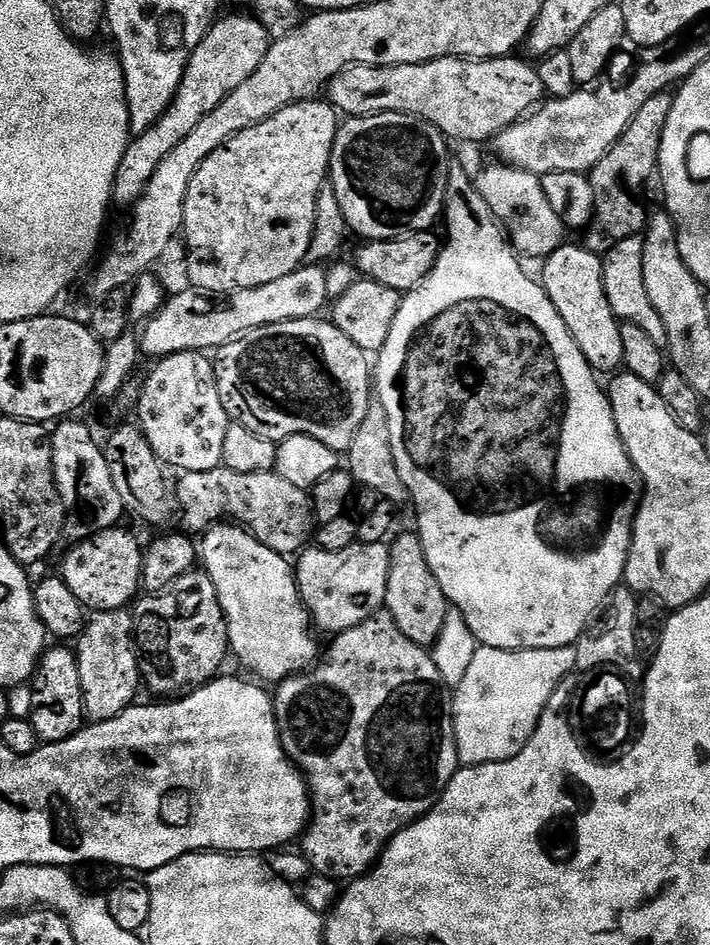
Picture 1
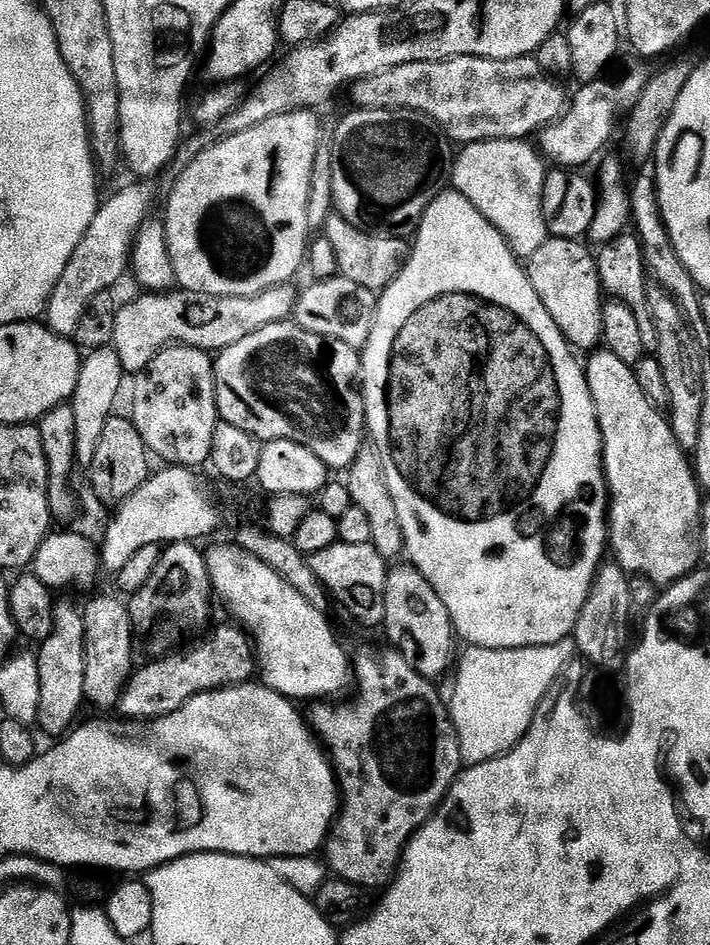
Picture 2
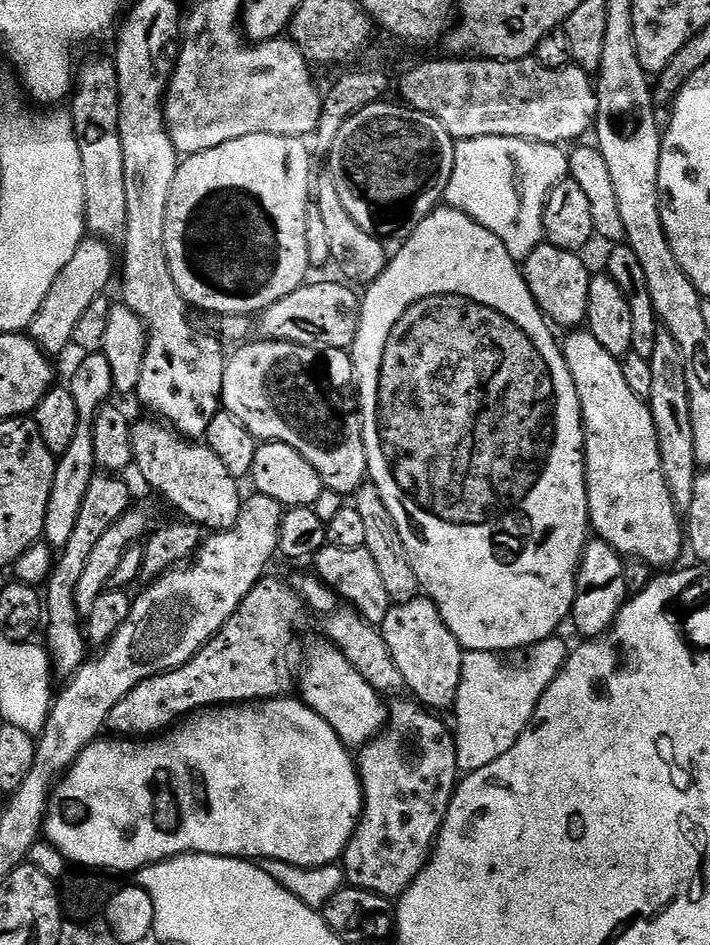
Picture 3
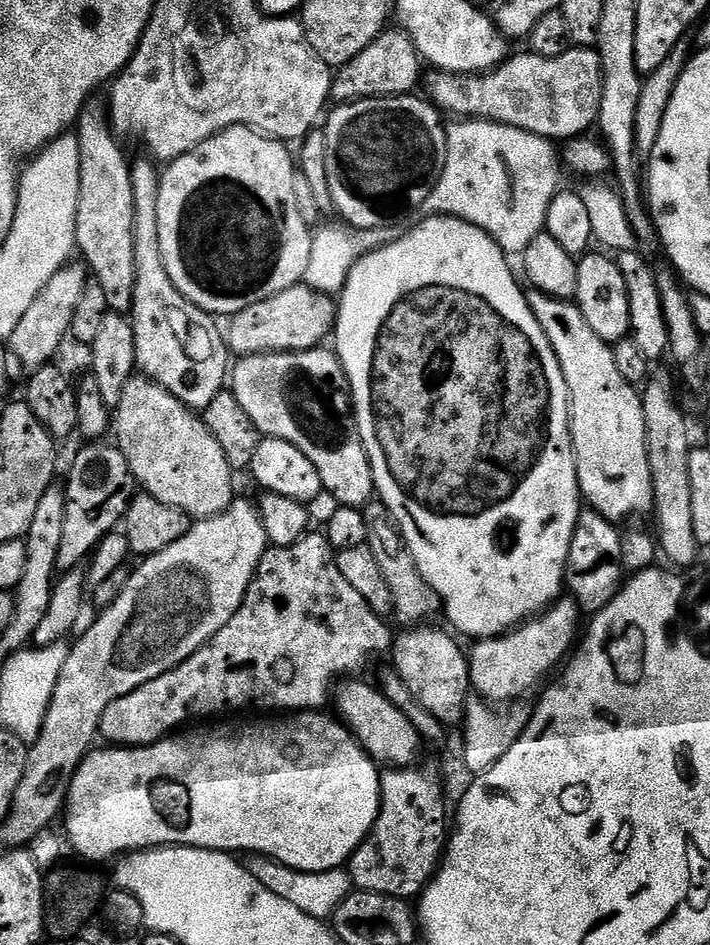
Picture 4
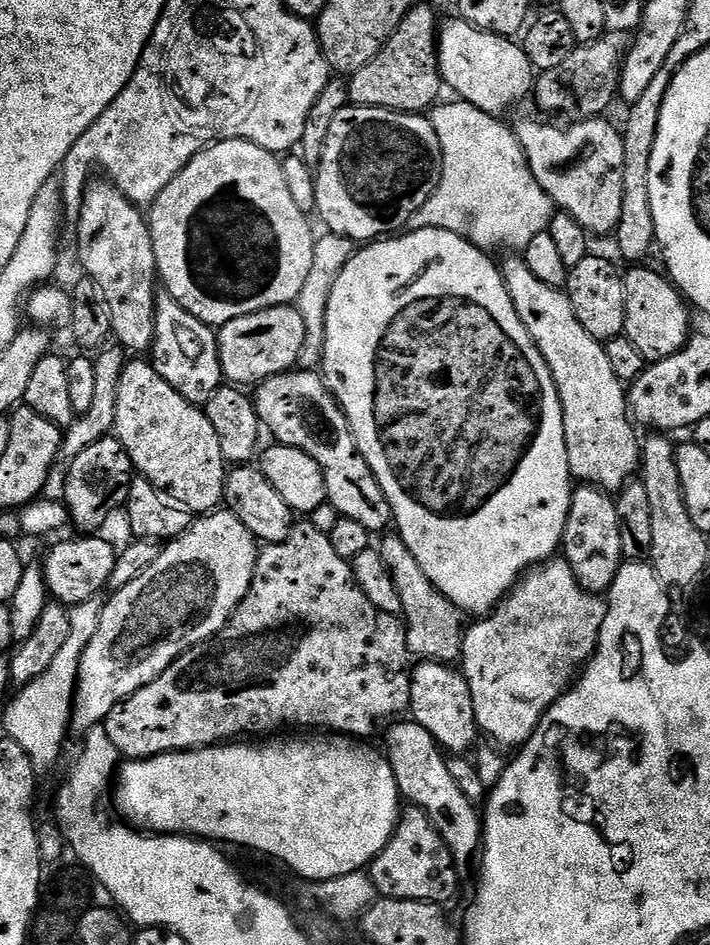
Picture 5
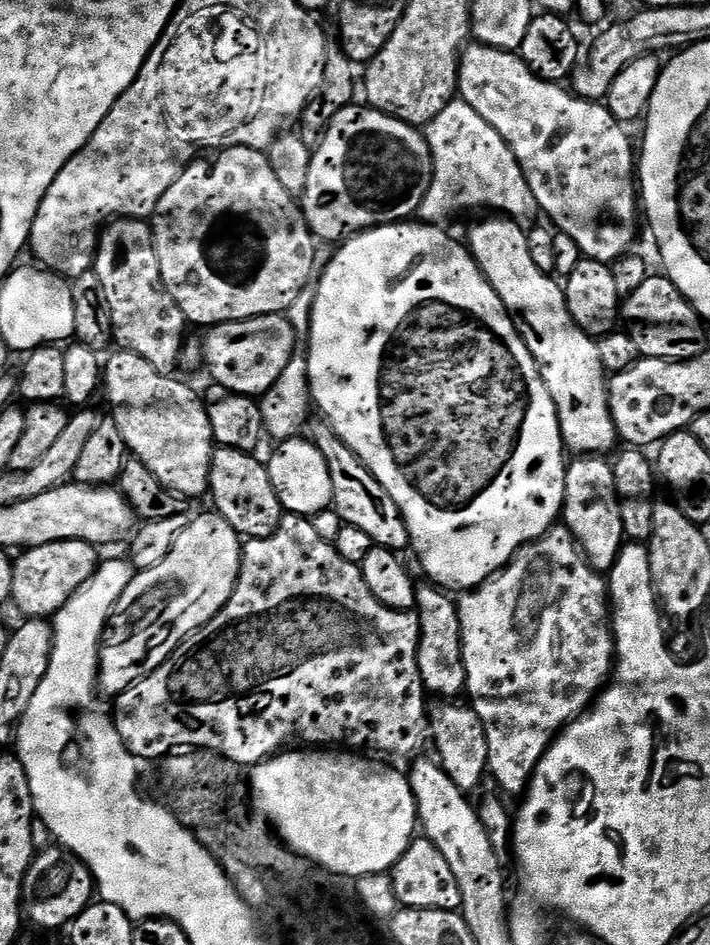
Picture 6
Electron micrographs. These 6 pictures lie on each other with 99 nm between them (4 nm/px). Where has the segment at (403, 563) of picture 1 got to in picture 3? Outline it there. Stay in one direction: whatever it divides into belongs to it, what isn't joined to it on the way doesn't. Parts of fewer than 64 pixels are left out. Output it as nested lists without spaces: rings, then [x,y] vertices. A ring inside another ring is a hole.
[[[417,594],[413,600],[393,603],[379,629],[386,638],[386,646],[390,646],[390,654],[394,654],[394,662],[398,662],[398,670],[402,670],[405,689],[429,710],[451,709],[462,682],[465,649],[461,648],[458,638],[450,634],[446,622],[442,622],[435,602]]]

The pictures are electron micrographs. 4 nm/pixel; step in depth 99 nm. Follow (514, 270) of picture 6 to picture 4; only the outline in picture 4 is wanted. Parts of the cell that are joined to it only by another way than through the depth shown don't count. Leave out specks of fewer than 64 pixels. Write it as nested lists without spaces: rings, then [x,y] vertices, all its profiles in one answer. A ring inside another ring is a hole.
[[[535,290],[527,293],[528,305],[530,310],[534,310],[534,318],[538,318],[538,322],[542,326],[542,330],[546,334],[546,338],[550,338],[550,346],[554,350],[554,354],[558,358],[558,362],[562,366],[562,374],[566,378],[566,386],[568,387],[568,409],[570,410],[570,434],[572,435],[572,453],[576,459],[576,473],[578,474],[578,486],[580,487],[580,495],[583,503],[589,509],[598,514],[602,514],[608,520],[613,522],[621,522],[620,520],[628,520],[631,516],[644,516],[652,512],[652,499],[654,498],[654,486],[650,478],[650,458],[646,454],[646,418],[644,417],[644,402],[641,393],[637,389],[630,386],[630,382],[626,382],[626,378],[622,378],[622,374],[618,370],[617,364],[614,363],[614,354],[609,345],[602,342],[602,338],[598,338],[598,334],[594,334],[594,330],[590,330],[590,325],[586,323],[586,318],[582,318],[580,309],[575,303],[565,300],[556,300],[553,296],[548,296],[544,292]]]

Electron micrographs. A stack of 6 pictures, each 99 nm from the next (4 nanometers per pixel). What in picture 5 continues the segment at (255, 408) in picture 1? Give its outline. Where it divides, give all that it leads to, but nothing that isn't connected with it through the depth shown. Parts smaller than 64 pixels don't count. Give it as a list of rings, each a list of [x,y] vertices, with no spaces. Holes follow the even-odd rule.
[[[289,370],[263,380],[254,392],[261,425],[272,431],[272,440],[302,450],[318,462],[324,475],[324,495],[337,514],[380,534],[393,523],[390,502],[366,458],[358,450],[354,430],[334,393],[319,371]]]

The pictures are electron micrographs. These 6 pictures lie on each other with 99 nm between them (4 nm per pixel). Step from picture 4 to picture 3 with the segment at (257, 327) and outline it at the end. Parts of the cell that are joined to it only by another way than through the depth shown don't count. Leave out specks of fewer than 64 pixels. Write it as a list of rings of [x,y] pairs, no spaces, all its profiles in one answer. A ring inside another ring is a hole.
[[[332,280],[325,284],[312,283],[306,282],[298,290],[286,294],[286,298],[274,302],[274,306],[259,313],[259,335],[265,340],[305,344],[311,348],[351,349],[360,325],[361,297],[357,289],[344,282],[335,284]]]

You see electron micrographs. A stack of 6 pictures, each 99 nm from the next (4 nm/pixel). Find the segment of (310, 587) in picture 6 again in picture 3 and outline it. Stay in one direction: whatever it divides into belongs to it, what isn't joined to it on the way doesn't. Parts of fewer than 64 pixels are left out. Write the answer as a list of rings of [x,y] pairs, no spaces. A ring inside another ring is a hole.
[[[265,574],[256,585],[250,590],[250,594],[246,594],[246,598],[238,606],[238,610],[233,616],[223,624],[208,643],[203,644],[193,656],[191,656],[181,668],[172,668],[169,672],[158,674],[149,680],[144,679],[138,686],[134,686],[134,690],[130,690],[130,694],[126,694],[126,698],[122,698],[122,702],[118,702],[118,706],[114,706],[114,710],[110,710],[108,715],[108,723],[106,725],[109,733],[115,734],[120,738],[152,738],[157,734],[163,733],[165,730],[171,729],[173,725],[184,719],[185,716],[198,712],[202,708],[215,708],[226,704],[247,704],[258,700],[275,700],[284,698],[289,695],[288,692],[293,691],[294,685],[298,680],[298,669],[302,664],[302,648],[300,652],[300,631],[304,628],[304,616],[306,617],[306,609],[304,601],[300,598],[300,593],[296,591],[291,583],[283,584],[278,577],[273,574]]]

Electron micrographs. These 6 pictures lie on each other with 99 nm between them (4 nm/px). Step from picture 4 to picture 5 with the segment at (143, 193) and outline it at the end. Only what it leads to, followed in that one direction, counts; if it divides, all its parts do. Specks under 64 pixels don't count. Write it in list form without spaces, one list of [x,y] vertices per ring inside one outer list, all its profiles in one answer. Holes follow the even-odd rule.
[[[164,290],[156,298],[156,333],[152,339],[150,362],[182,398],[201,406],[222,386],[224,371],[220,365],[220,342],[217,333],[190,314]]]

